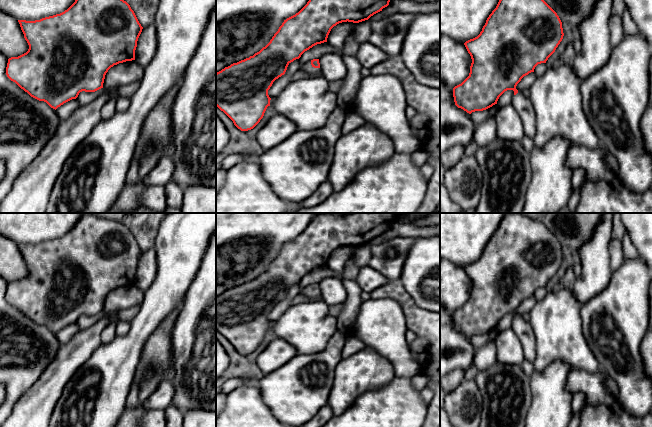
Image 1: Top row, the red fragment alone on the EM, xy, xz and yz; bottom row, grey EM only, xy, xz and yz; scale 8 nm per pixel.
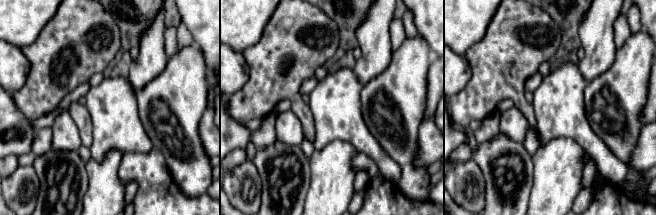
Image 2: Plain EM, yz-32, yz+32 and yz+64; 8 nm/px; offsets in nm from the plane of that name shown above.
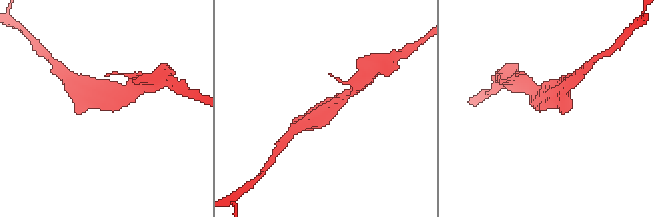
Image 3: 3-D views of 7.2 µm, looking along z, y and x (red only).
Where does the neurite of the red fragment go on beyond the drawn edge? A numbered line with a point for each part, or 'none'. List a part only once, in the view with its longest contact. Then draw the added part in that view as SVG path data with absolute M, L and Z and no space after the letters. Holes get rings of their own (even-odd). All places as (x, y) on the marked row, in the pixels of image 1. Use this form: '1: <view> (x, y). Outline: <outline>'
1: xz (308, 68). Outline: M309 61L303 68L303 71L305 71L306 73L309 73L309 74L318 73L320 70L321 70L320 68L314 68L311 65L311 61Z

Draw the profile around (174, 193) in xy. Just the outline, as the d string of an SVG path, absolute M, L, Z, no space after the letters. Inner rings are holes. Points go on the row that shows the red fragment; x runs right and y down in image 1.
M170 180L165 186L165 197L167 207L181 208L183 204L184 189L174 180Z

